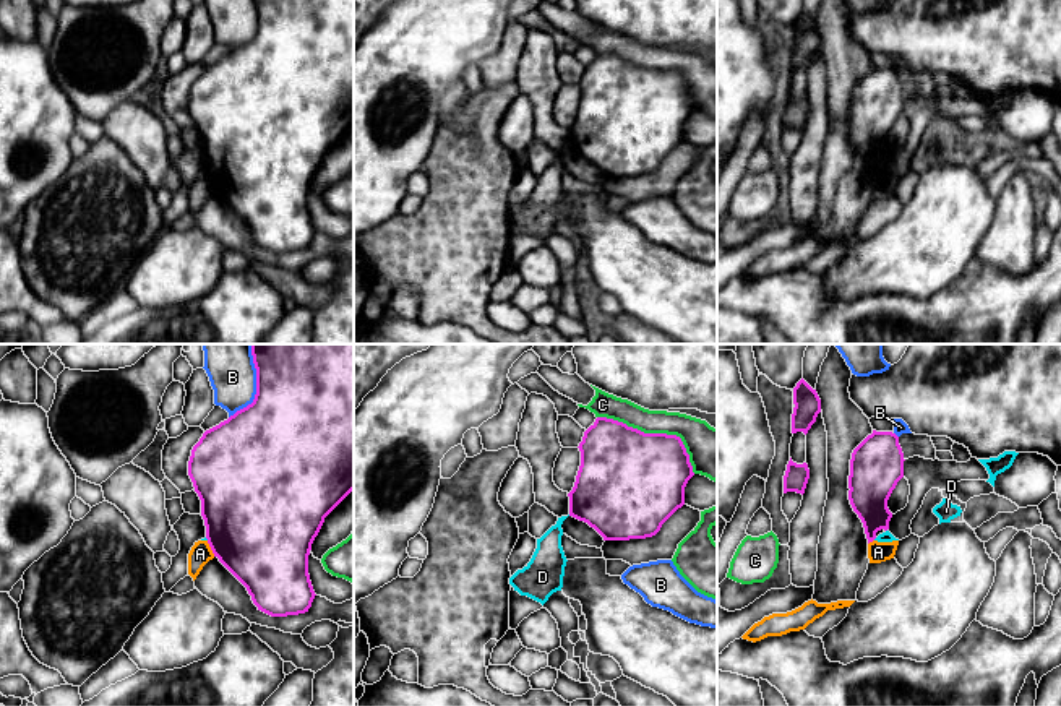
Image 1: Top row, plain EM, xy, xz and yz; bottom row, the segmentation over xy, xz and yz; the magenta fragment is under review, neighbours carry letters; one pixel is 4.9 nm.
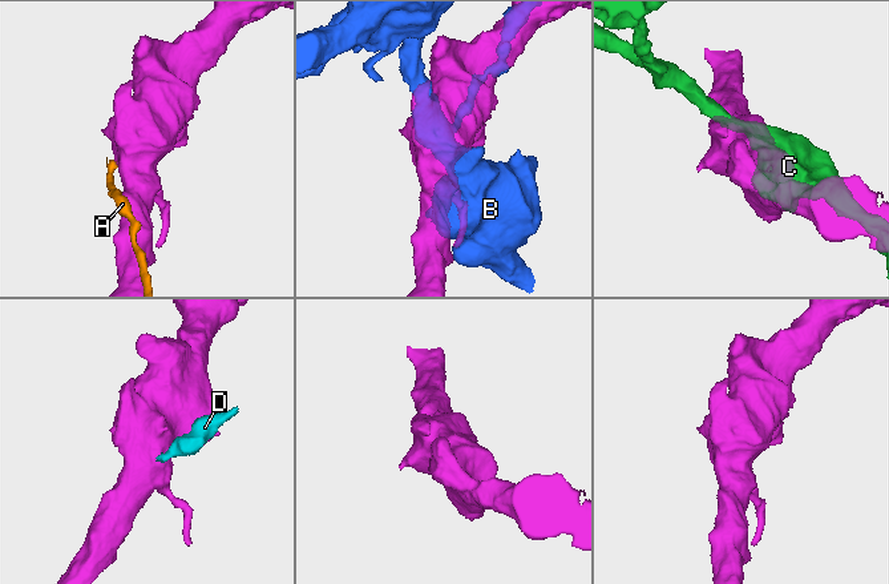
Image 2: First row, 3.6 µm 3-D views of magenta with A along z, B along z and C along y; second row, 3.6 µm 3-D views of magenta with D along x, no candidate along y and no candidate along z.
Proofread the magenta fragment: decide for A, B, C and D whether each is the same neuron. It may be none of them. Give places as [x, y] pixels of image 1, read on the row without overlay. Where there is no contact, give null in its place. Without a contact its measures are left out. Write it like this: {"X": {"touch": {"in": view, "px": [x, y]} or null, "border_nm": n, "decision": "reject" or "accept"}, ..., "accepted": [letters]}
{"A": {"touch": {"in": "xy", "px": [211, 185]}, "border_nm": 90, "decision": "reject"}, "B": {"touch": {"in": "xy", "px": [255, 31]}, "border_nm": 300, "decision": "reject"}, "C": {"touch": {"in": "xz", "px": [656, 70]}, "border_nm": 550, "decision": "reject"}, "D": {"touch": null, "decision": "reject"}, "accepted": []}

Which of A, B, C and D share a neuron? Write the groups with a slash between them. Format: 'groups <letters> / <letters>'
groups A D / B / C

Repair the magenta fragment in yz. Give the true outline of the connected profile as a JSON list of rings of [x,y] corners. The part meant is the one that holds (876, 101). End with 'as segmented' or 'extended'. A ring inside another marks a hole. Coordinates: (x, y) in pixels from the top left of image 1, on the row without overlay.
[[[873,67],[852,89],[848,112],[848,136],[853,148],[863,159],[868,180],[876,175],[876,169],[889,166],[892,149],[887,144],[887,136],[897,118],[904,114],[904,89],[899,81],[899,73],[892,68]]] | as segmented

